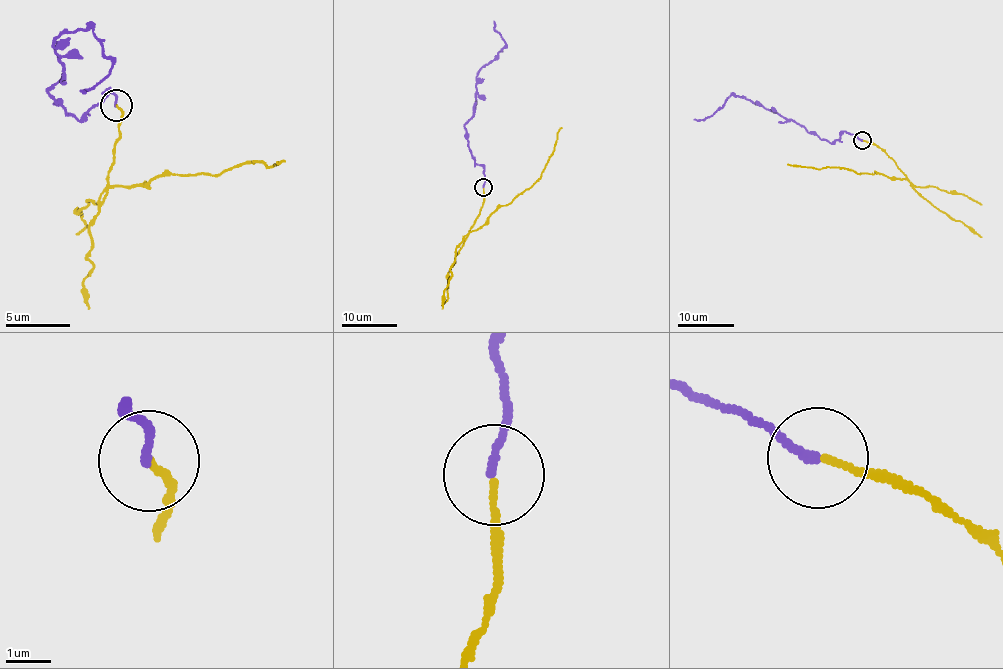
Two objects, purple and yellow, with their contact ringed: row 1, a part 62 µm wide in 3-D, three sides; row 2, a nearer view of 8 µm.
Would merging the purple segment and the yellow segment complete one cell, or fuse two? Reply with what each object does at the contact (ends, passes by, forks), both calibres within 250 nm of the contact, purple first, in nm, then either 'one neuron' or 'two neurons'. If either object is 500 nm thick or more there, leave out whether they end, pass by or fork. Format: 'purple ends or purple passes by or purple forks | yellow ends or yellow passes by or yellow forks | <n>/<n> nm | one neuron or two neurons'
purple ends | yellow ends | 180/140 nm | two neurons

